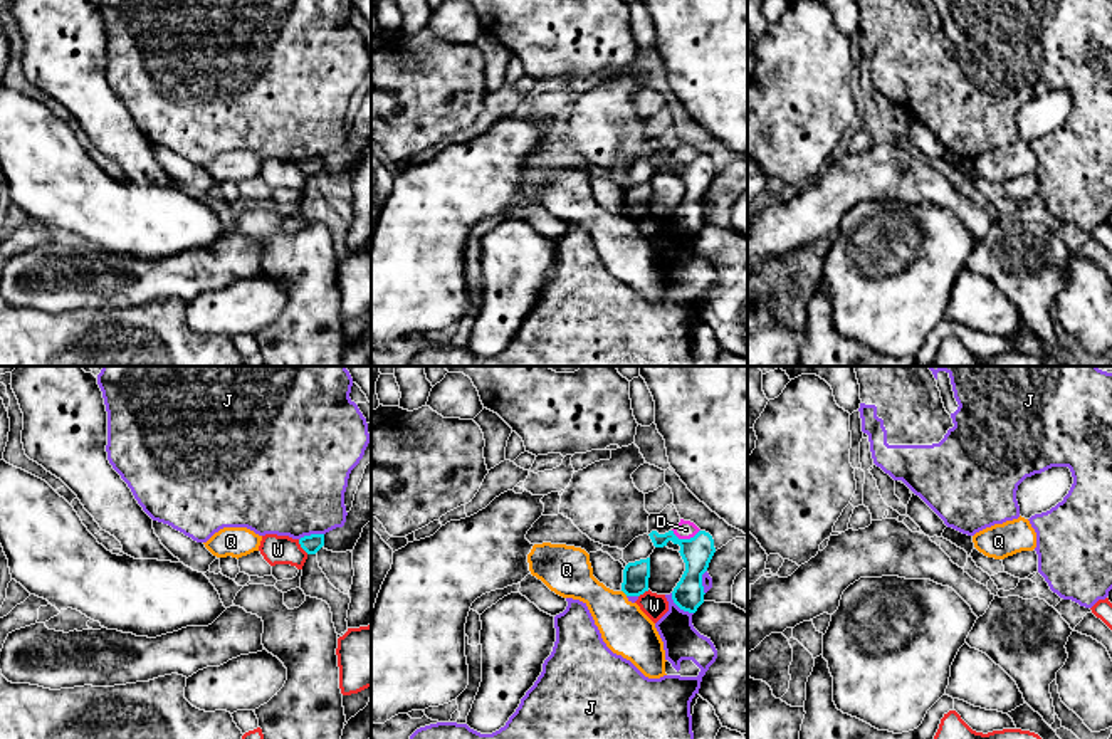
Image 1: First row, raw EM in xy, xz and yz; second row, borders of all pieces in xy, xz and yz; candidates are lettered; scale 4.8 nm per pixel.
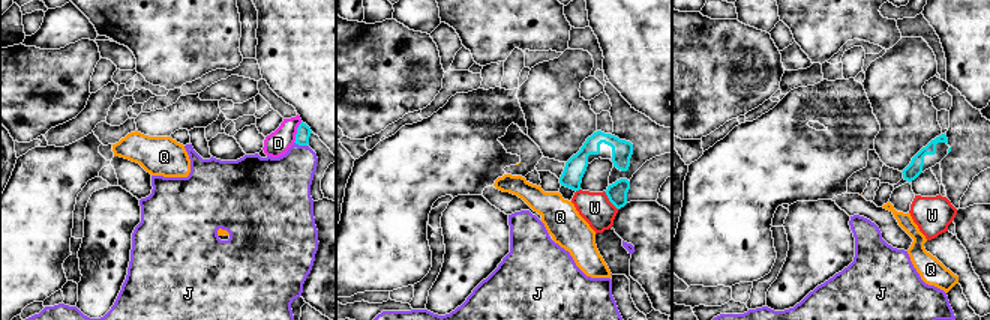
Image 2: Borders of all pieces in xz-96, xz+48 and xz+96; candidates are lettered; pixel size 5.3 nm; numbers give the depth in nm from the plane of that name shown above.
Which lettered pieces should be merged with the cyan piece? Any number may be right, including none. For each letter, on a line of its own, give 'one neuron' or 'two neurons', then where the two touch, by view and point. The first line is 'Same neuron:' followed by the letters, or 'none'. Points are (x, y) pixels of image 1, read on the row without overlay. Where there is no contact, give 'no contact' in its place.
Same neuron: none
D: two neurons; meets cyan in xz at (686, 163)
J: two neurons; meets cyan in xz at (679, 230)
Q: two neurons; meets cyan in xz at (625, 217)
W: two neurons; meets cyan in xy at (301, 170)

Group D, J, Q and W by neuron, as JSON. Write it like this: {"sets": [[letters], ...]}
{"sets": [["D", "Q"], ["J"], ["W"]]}

